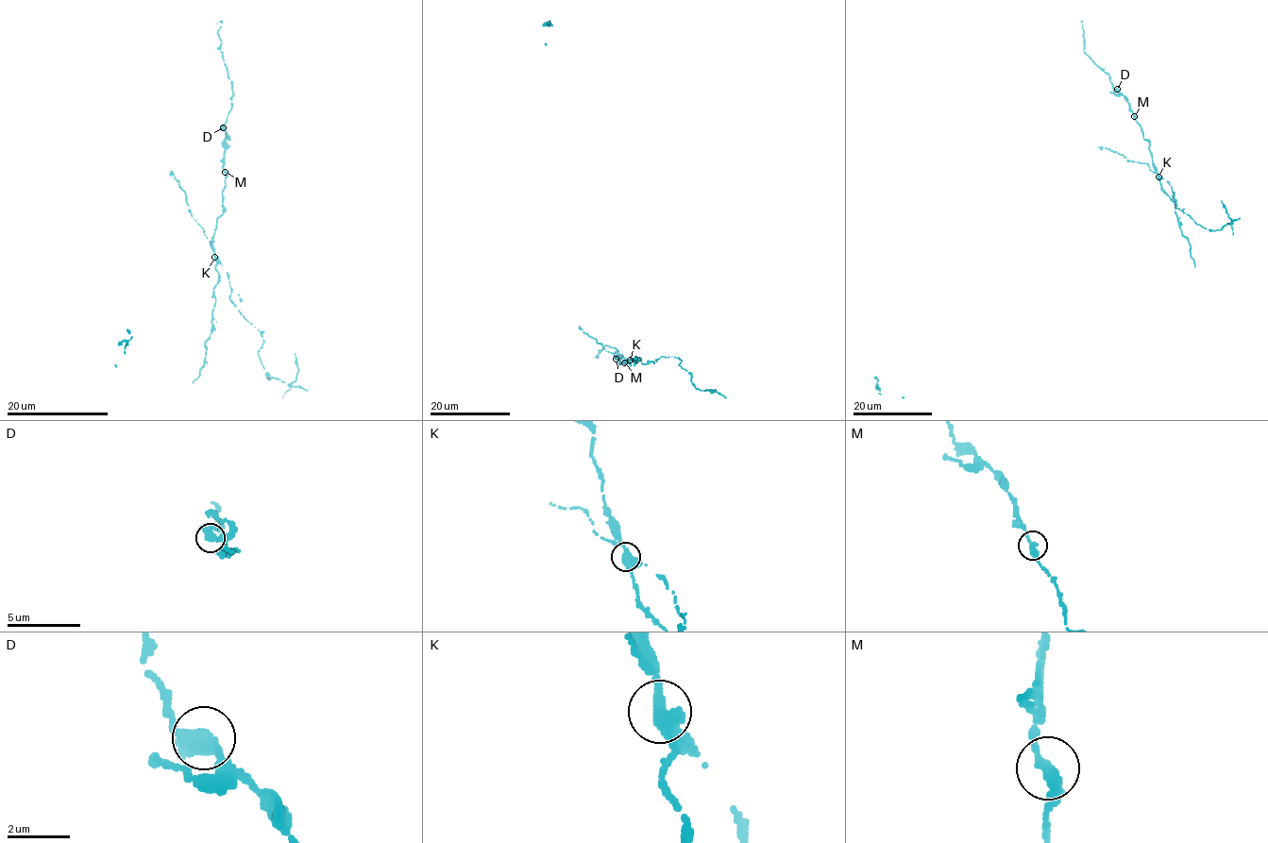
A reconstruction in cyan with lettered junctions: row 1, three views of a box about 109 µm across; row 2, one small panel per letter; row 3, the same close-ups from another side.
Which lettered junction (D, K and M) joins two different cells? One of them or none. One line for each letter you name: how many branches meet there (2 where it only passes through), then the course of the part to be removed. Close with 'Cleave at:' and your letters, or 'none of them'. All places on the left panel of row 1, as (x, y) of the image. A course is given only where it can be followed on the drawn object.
K: Branches: 2. Course of the part to remove: (215, 257), (228, 274), (231, 300), (261, 332), (258, 355), (267, 379), (292, 383), (298, 370), (295, 353)
Cleave at: K

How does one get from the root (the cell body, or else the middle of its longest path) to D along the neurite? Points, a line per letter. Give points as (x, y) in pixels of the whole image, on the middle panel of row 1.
D: (626, 359), (624, 362), (629, 365), (627, 362), (627, 364), (625, 362), (620, 364), (616, 359)

